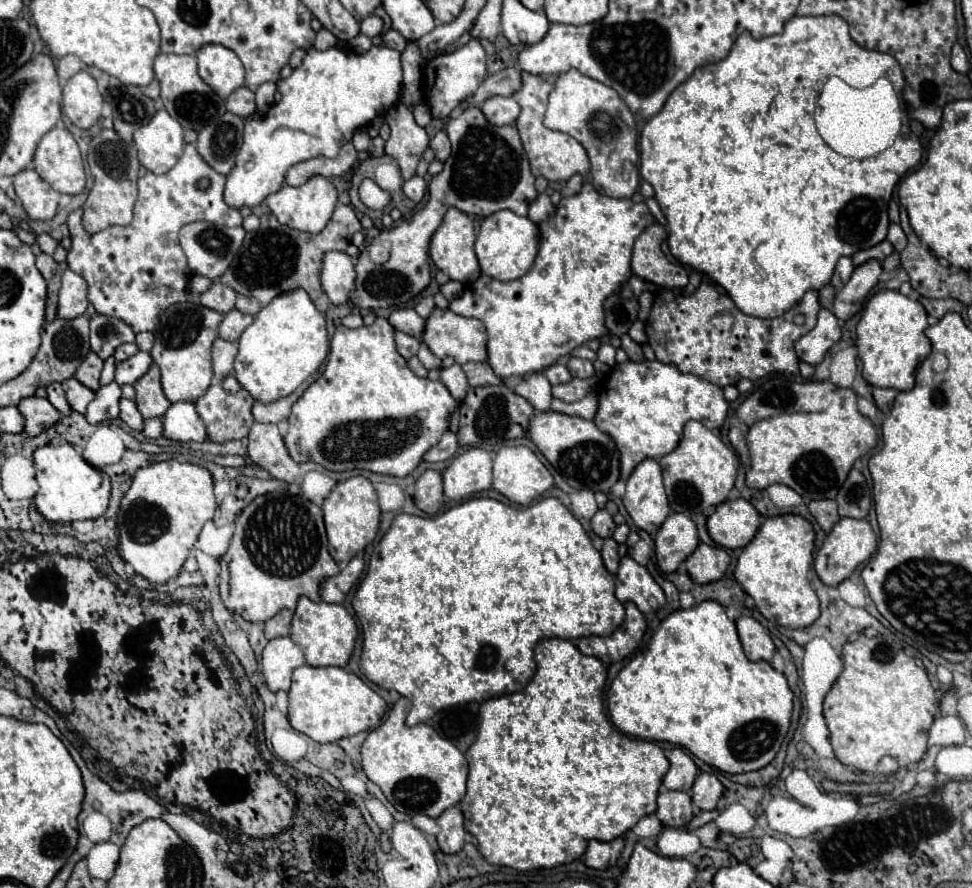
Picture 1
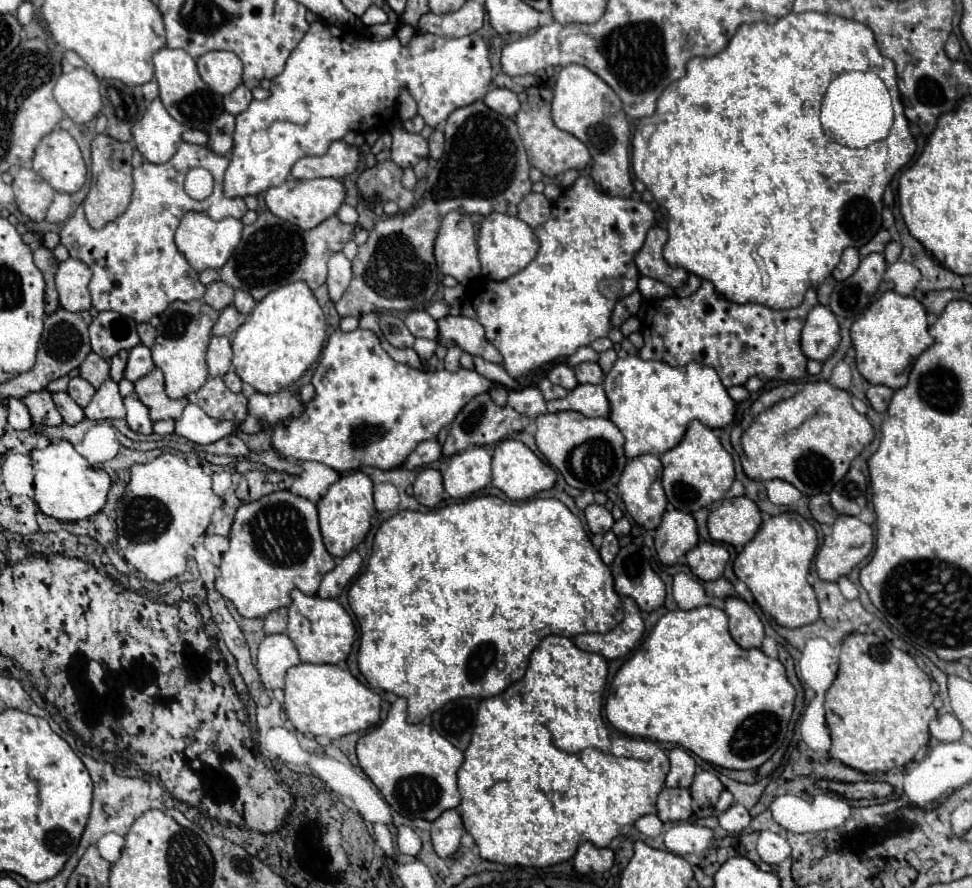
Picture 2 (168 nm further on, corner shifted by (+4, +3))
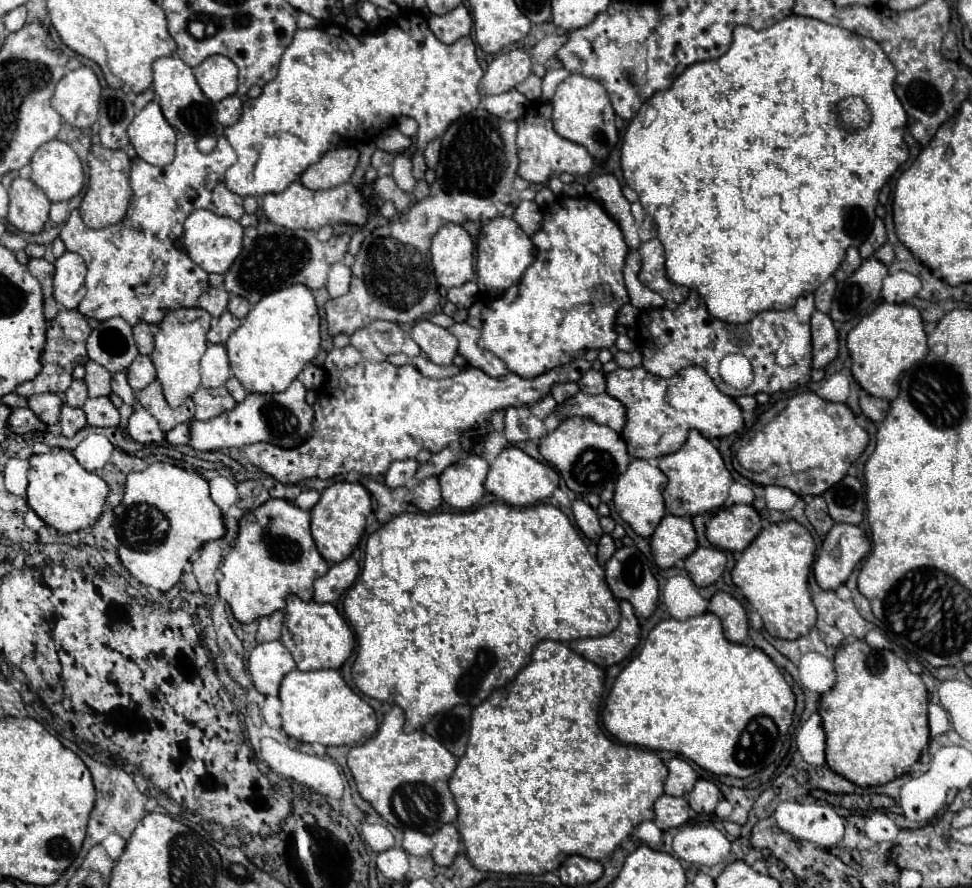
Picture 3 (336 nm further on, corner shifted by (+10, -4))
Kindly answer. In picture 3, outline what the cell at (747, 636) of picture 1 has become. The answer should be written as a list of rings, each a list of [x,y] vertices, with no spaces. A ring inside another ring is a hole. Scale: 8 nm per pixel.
[[[716,593],[710,599],[708,609],[720,617],[728,641],[748,643],[748,615],[738,599],[734,599],[728,593]]]

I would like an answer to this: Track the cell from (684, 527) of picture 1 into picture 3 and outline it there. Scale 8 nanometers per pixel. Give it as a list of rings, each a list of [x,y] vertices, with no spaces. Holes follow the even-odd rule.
[[[664,515],[652,535],[654,559],[662,569],[672,567],[678,559],[688,557],[696,549],[696,533],[686,517]]]

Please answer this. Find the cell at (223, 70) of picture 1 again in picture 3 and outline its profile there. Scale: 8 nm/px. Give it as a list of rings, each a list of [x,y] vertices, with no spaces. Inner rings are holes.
[[[212,55],[194,67],[194,77],[212,101],[222,101],[236,93],[238,67],[224,55]]]

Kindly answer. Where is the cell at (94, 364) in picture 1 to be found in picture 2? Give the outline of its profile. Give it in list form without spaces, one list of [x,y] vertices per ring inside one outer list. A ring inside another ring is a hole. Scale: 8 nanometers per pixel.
[[[90,352],[88,358],[80,364],[80,376],[88,380],[94,388],[98,388],[108,378],[108,372],[110,372],[108,362],[94,352]]]

